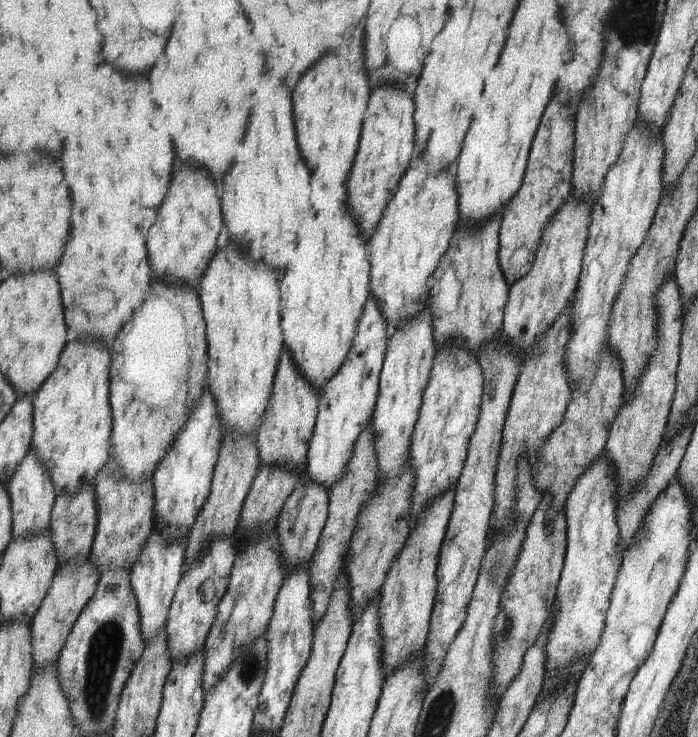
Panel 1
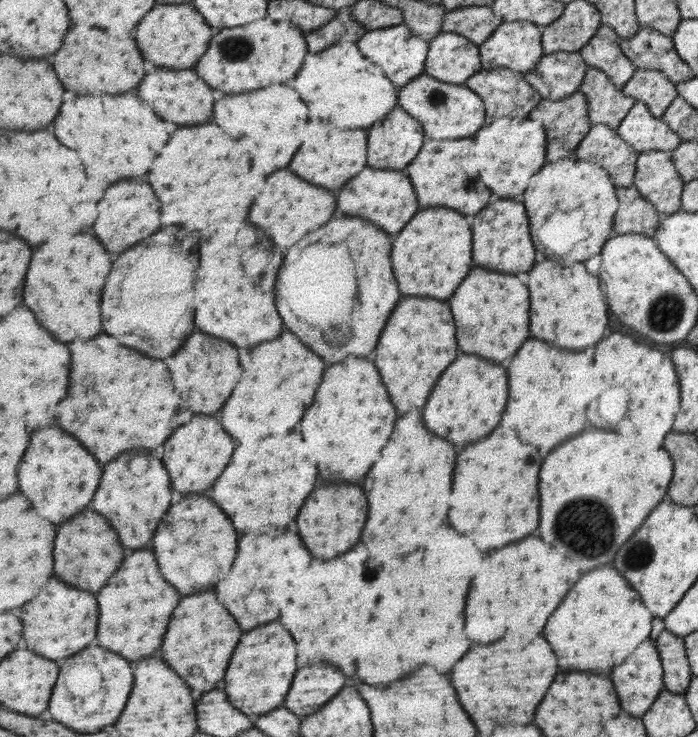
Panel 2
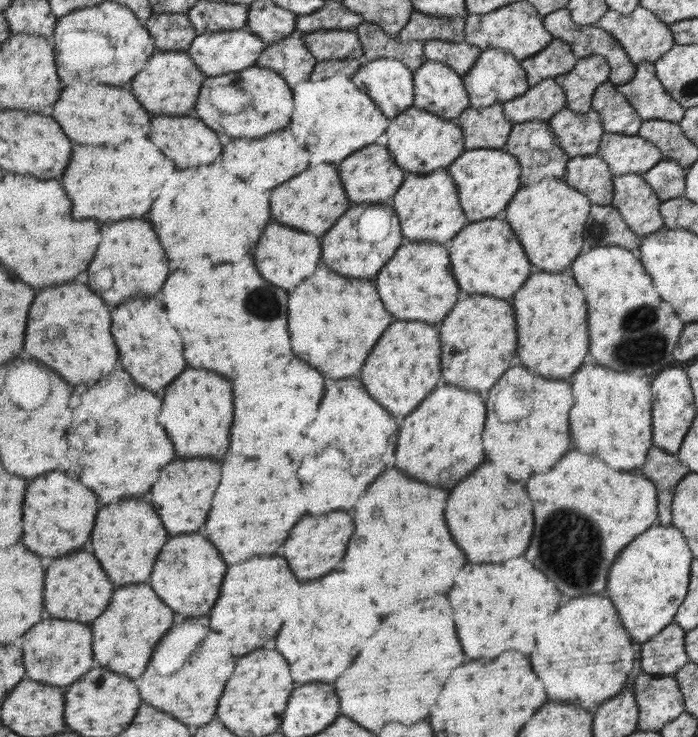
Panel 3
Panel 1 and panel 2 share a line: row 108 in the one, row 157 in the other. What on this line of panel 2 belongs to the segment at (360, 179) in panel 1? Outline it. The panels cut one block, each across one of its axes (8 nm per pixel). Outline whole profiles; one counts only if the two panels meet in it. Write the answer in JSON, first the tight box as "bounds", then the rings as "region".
{"bounds":[369,106,425,170],"region":[[[397,106],[385,120],[375,122],[369,130],[369,166],[383,170],[403,170],[420,153],[425,137],[423,123]]]}

